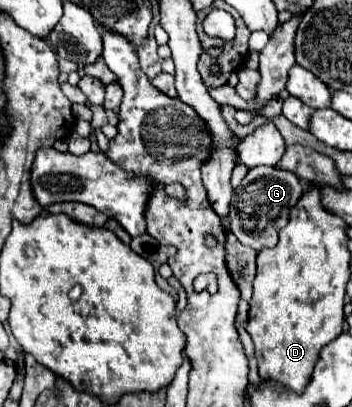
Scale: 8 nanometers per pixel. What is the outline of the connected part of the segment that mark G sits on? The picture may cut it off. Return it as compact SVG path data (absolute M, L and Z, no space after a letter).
M256 166L248 170L242 178L240 186L234 190L234 198L230 204L230 232L244 244L260 252L262 248L274 248L278 242L278 232L290 220L290 210L298 204L304 186L300 184L296 174L272 168L272 166Z

